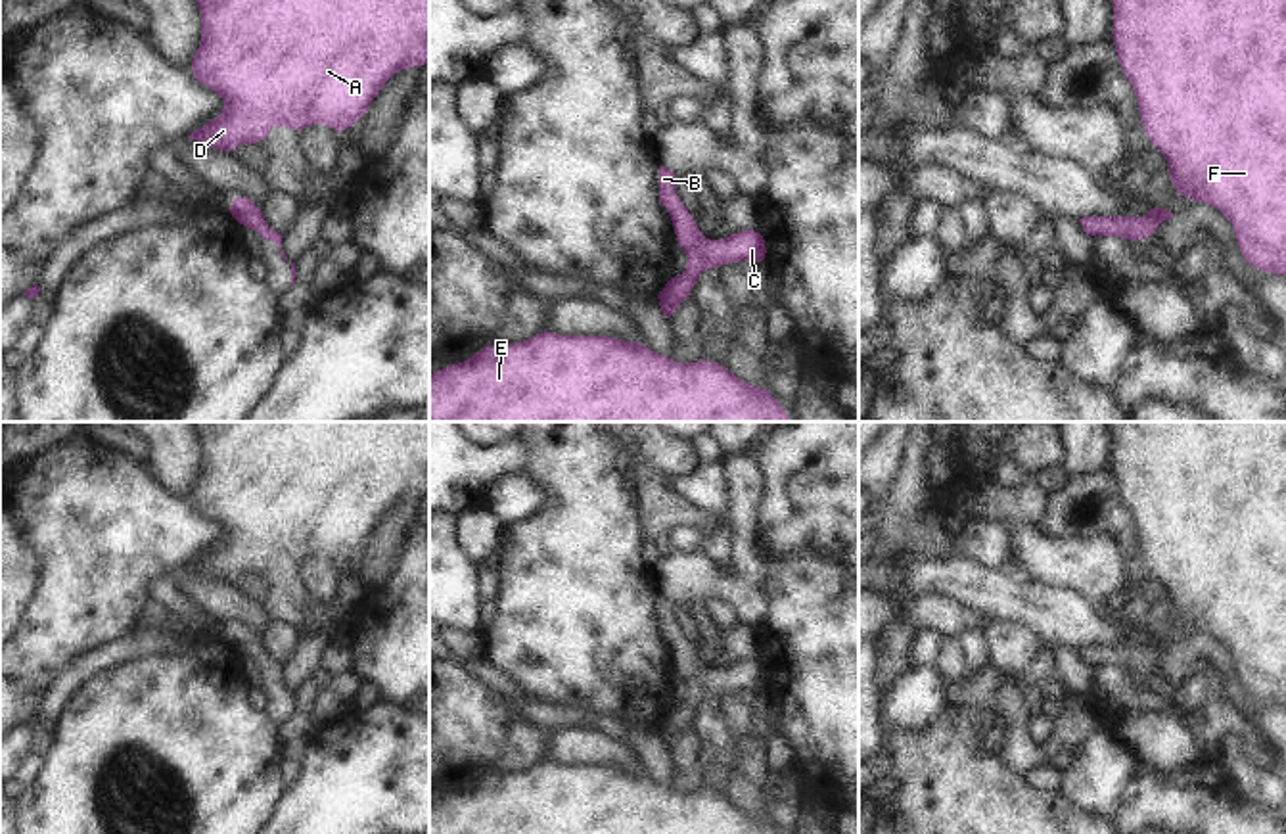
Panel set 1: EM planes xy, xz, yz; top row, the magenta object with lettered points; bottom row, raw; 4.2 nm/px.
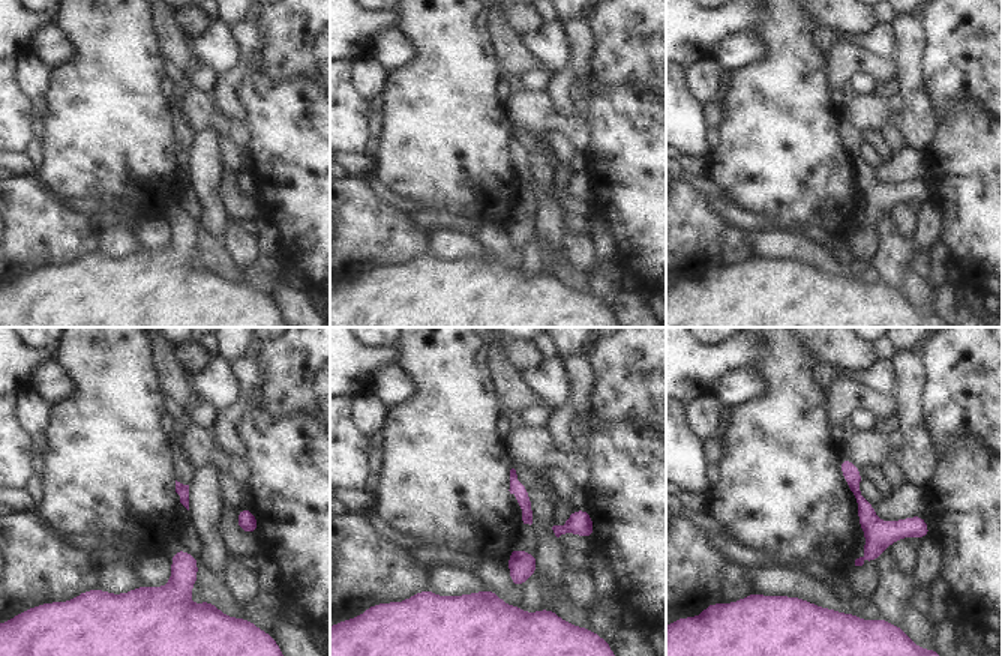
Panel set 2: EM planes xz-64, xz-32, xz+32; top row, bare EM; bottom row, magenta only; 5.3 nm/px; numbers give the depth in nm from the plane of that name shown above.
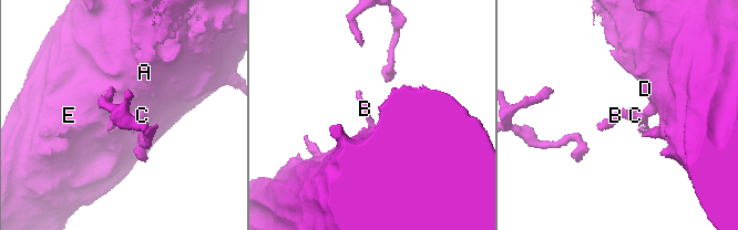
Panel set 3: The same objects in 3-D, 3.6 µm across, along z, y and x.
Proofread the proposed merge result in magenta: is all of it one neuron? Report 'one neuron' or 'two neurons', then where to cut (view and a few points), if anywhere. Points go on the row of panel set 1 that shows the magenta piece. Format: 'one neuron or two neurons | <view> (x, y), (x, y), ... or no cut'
one neuron | no cut

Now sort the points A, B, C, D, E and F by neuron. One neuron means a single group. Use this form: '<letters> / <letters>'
A B C D E F

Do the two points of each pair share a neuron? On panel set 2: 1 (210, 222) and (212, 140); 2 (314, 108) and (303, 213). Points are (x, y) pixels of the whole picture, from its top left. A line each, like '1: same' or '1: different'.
1: same
2: same

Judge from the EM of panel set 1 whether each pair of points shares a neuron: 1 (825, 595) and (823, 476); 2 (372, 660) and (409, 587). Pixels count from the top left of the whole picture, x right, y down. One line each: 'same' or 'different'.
1: different
2: same

